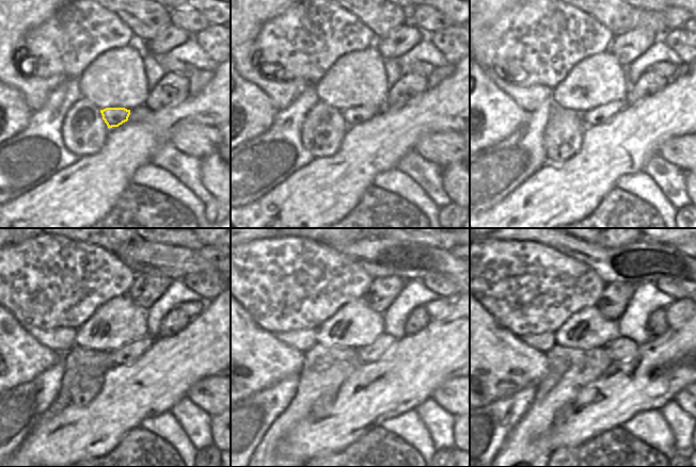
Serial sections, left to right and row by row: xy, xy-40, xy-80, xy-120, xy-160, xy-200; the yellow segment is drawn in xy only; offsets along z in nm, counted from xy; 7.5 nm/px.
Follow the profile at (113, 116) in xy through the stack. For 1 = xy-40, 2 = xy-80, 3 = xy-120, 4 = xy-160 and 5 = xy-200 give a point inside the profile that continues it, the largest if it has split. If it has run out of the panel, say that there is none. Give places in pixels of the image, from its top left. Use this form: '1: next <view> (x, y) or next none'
1: next xy-40 (358, 114)
2: next xy-80 (601, 114)
3: next xy-120 (130, 352)
4: next xy-160 (373, 352)
5: next xy-200 (621, 349)

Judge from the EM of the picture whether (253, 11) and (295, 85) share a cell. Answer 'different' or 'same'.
same

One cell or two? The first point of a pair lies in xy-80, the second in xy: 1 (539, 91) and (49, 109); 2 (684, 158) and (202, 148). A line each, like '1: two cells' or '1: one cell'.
1: two cells
2: one cell

